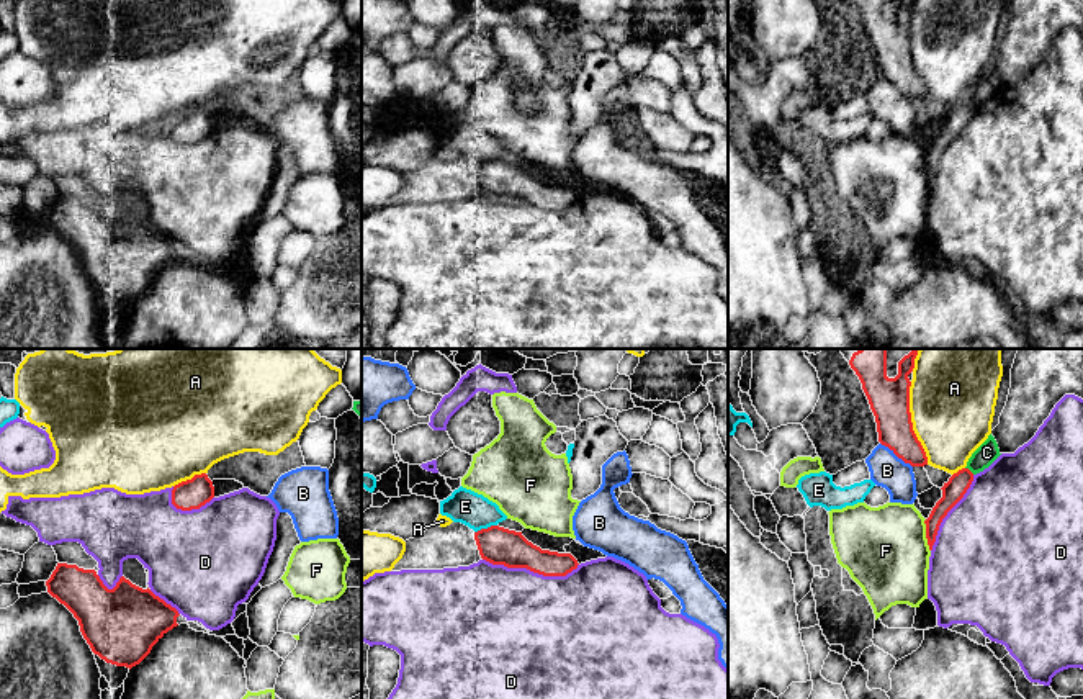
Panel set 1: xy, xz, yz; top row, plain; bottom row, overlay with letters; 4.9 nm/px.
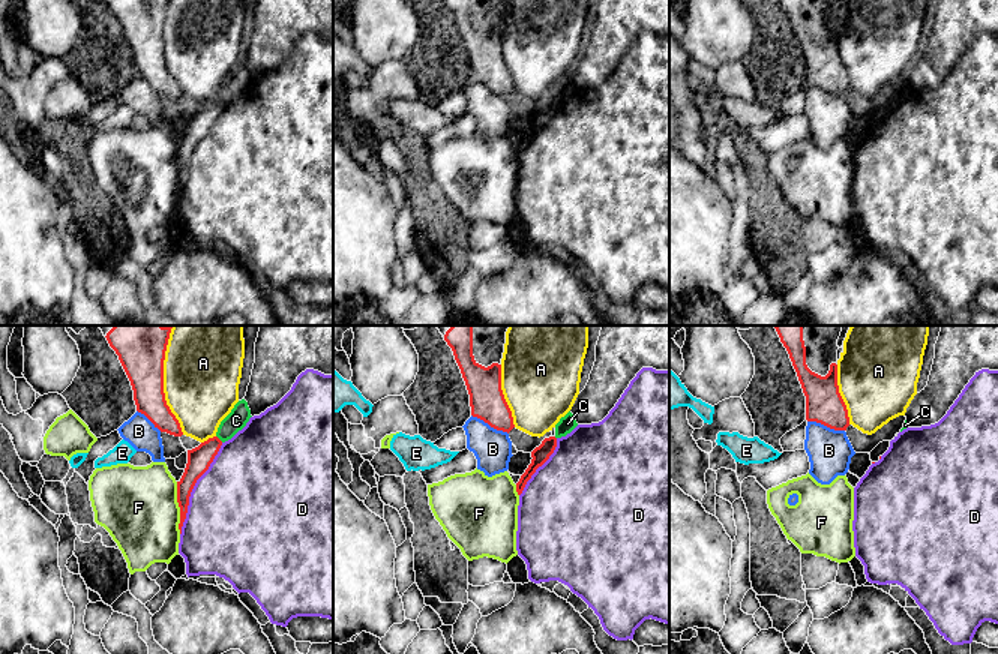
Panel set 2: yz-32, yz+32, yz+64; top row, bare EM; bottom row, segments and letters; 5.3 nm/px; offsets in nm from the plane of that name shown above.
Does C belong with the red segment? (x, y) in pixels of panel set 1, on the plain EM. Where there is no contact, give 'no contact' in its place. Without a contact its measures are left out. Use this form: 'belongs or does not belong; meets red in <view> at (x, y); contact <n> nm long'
does not belong; meets red in yz at (969, 103); contact 60 nm long

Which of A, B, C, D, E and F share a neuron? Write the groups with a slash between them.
A / B / C / D / E / F

